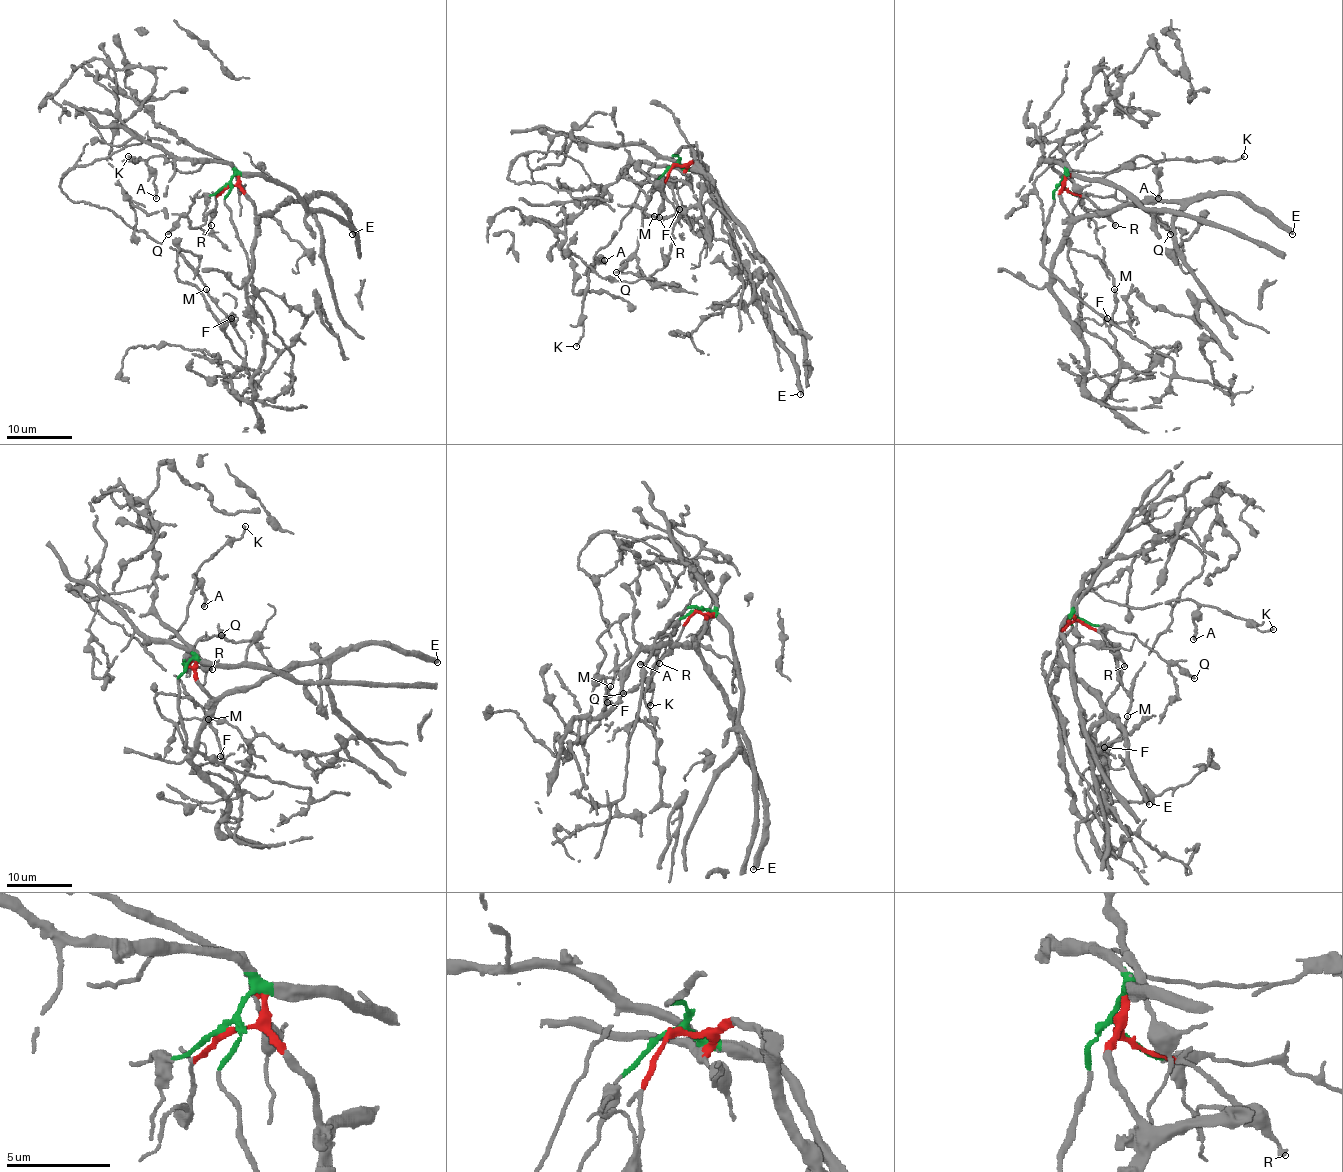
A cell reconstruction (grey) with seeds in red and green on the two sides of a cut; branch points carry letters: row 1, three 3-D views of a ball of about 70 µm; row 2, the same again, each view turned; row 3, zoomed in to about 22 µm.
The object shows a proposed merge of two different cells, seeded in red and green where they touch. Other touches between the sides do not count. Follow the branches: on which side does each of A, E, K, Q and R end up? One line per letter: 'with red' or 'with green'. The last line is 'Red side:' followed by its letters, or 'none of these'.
A: with green
E: with red
K: with green
Q: with green
R: with red
Red side: E, R

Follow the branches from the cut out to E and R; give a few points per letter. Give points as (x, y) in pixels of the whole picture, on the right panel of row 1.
E: (1063, 187), (1060, 200), (1073, 216), (1099, 216), (1125, 205), (1143, 201), (1242, 195), (1293, 234)
R: (1063, 187), (1086, 196), (1115, 226)

